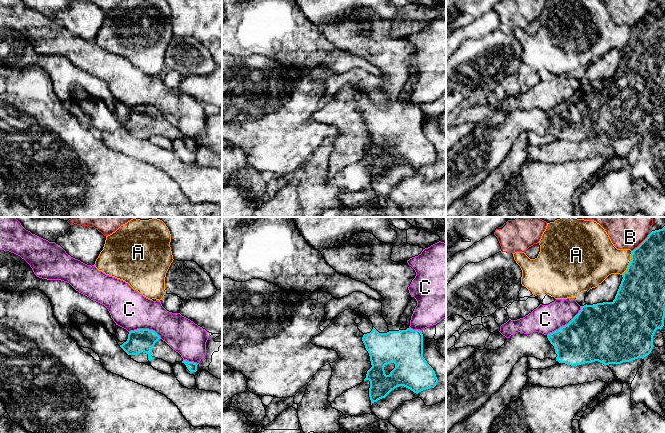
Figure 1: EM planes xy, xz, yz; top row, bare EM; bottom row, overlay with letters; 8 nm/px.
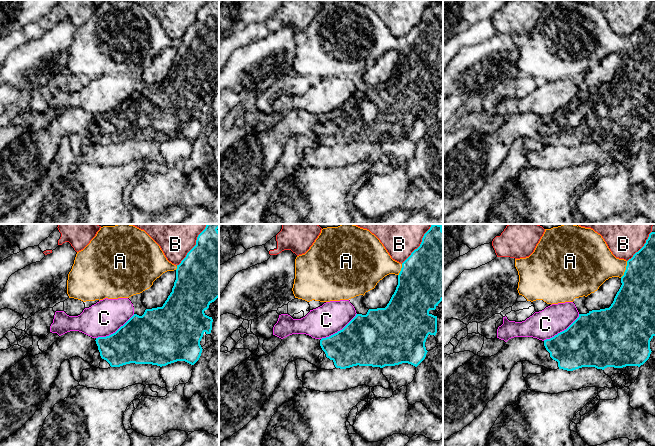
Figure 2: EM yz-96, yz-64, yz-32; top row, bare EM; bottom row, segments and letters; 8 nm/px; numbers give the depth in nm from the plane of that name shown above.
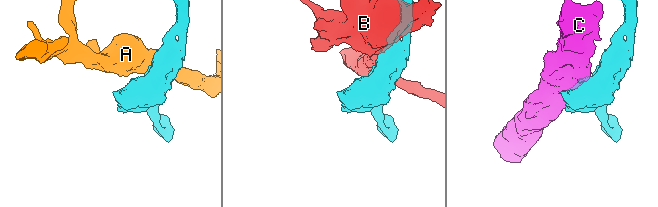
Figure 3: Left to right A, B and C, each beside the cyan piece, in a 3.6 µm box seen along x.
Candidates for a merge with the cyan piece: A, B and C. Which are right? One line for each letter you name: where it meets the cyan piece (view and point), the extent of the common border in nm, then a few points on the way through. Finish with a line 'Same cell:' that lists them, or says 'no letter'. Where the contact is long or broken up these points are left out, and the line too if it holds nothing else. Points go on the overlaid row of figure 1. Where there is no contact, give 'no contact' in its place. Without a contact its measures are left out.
Same cell: no letter

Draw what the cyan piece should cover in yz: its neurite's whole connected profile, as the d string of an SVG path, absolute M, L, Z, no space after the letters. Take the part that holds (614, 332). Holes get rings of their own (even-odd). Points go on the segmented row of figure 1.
M665 226L652 231L648 237L632 251L631 261L622 275L623 279L612 302L581 306L579 313L565 326L544 335L533 332L515 333L506 339L497 350L479 350L460 363L446 377L446 433L457 423L472 415L497 392L506 382L514 365L522 357L550 358L559 363L575 366L598 361L604 365L621 364L649 355L654 347L653 336L664 326L665 317Z

